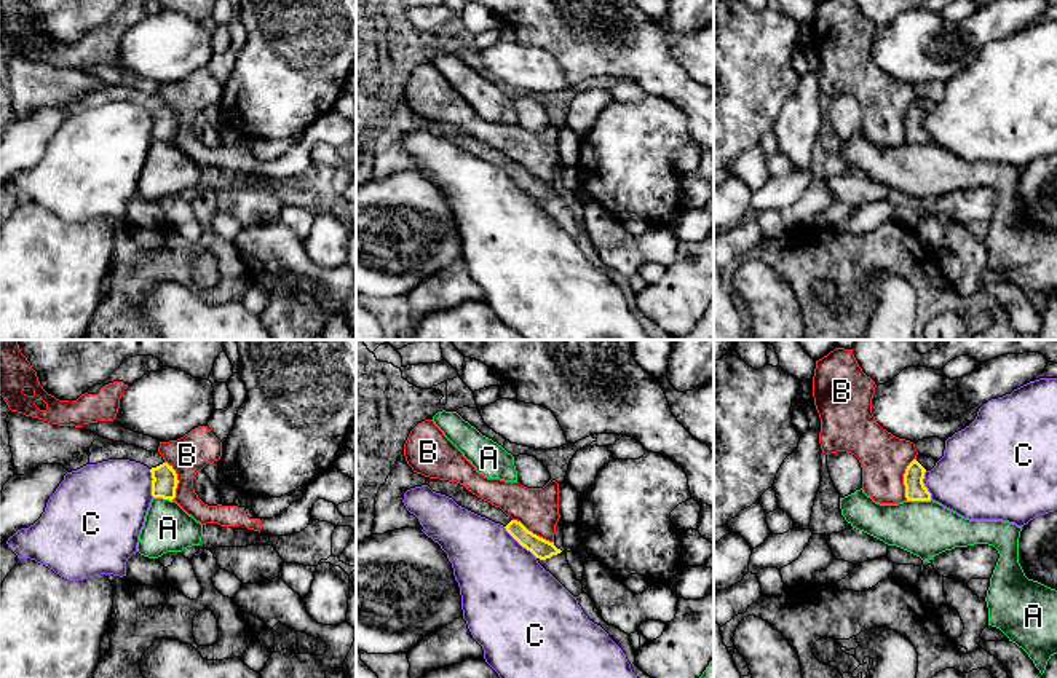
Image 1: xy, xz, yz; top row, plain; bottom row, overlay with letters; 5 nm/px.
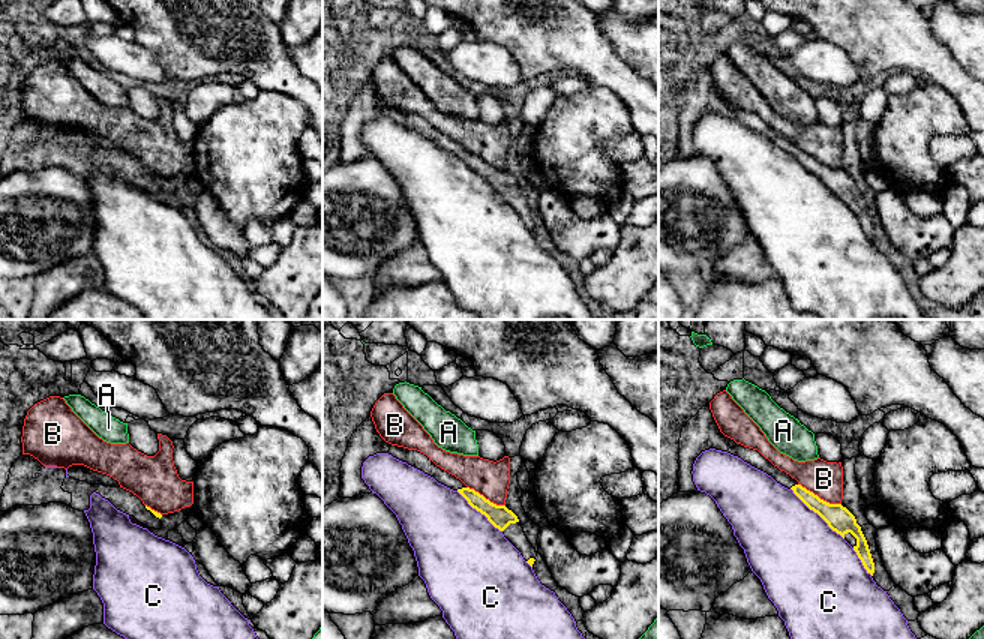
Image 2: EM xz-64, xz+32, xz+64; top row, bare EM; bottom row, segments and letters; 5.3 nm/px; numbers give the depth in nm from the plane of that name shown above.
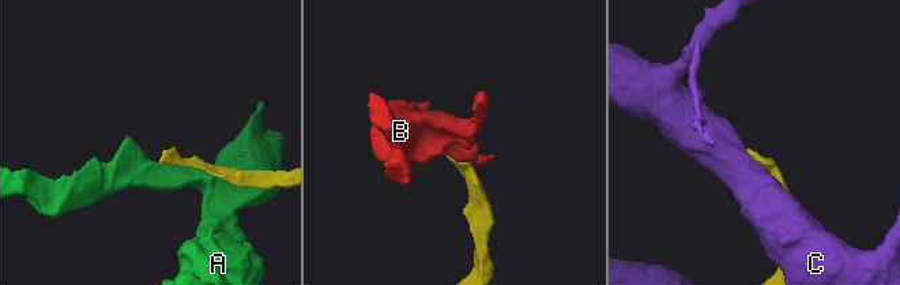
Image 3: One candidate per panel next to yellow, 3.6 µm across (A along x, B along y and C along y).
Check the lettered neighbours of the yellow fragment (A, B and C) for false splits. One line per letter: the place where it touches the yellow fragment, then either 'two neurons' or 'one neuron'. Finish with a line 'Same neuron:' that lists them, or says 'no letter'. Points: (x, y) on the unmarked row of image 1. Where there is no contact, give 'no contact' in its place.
A: meets yellow in yz at (918, 142); two neurons
B: meets yellow in yz at (904, 122); two neurons
C: meets yellow in xz at (521, 187); two neurons
Same neuron: no letter

